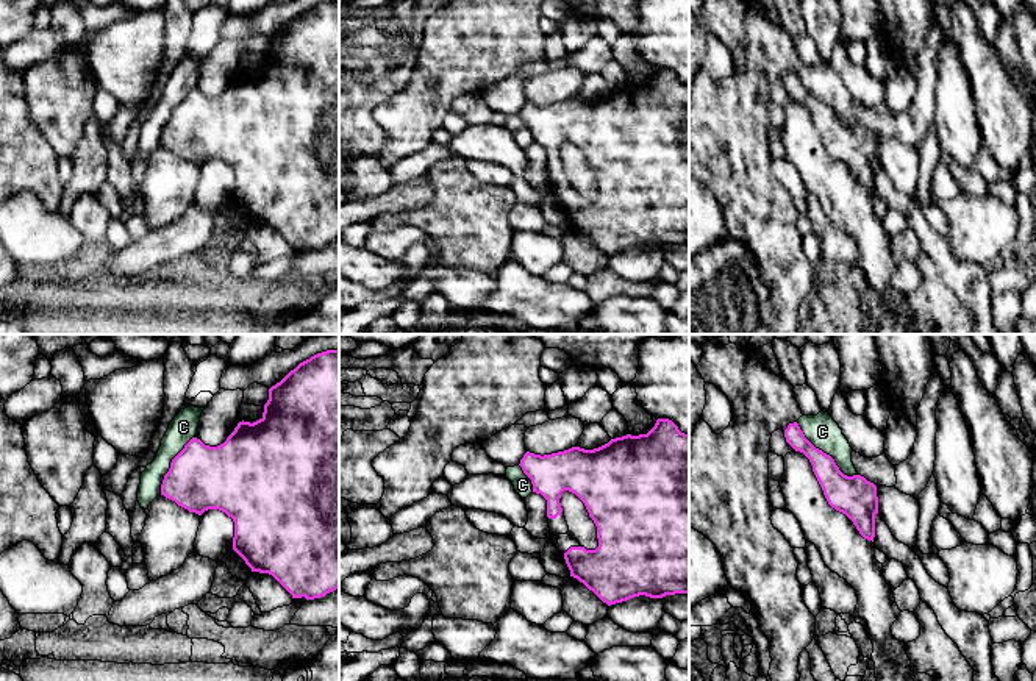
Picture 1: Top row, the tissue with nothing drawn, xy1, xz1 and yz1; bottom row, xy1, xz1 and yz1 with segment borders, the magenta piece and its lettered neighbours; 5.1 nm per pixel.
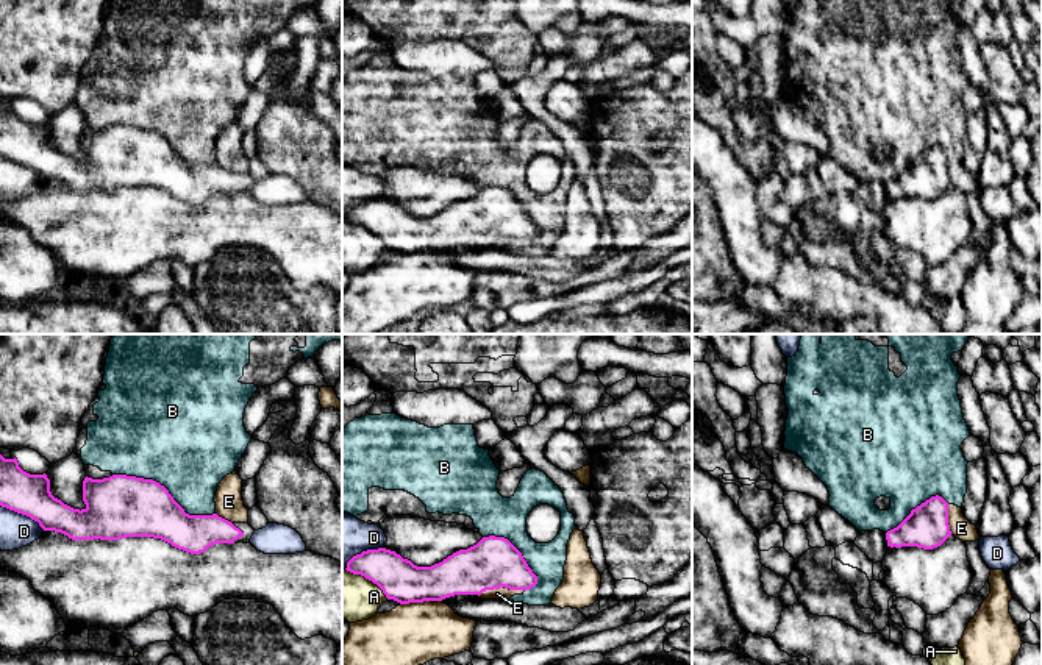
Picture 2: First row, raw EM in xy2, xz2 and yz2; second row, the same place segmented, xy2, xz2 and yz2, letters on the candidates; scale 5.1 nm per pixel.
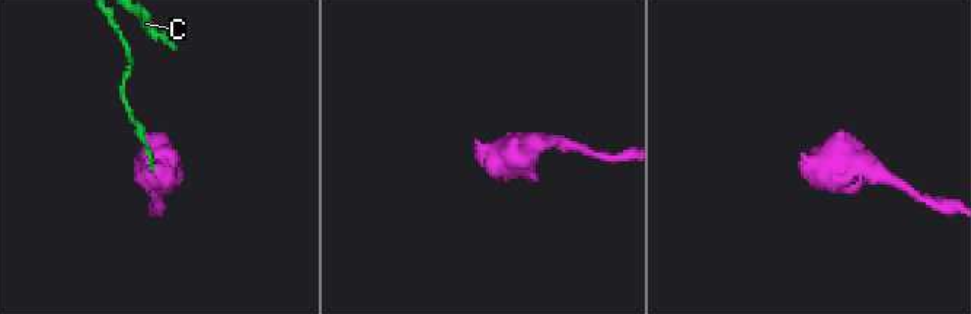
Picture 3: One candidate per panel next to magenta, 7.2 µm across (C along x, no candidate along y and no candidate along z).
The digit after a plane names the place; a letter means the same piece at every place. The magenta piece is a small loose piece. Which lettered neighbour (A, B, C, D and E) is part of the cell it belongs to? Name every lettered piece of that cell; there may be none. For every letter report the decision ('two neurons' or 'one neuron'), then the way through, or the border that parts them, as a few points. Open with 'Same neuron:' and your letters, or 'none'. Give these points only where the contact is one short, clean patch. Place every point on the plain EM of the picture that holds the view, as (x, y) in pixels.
Same neuron: none
A: two neurons
B: two neurons
C: two neurons; border yz1 (796, 72), (802, 83), (825, 102), (844, 124), (857, 125)
D: two neurons
E: two neurons

